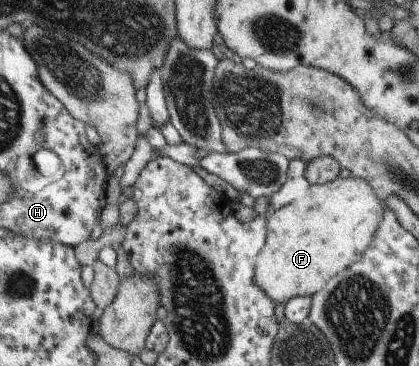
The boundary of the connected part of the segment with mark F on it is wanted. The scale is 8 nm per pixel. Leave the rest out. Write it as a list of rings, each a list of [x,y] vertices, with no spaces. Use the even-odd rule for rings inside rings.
[[[339,176],[329,183],[311,184],[304,196],[293,200],[291,203],[288,203],[279,209],[276,209],[275,212],[267,219],[266,242],[262,247],[258,255],[258,260],[255,264],[254,282],[258,285],[260,290],[263,290],[266,293],[266,296],[269,297],[269,299],[274,301],[275,305],[279,303],[287,303],[289,299],[297,296],[312,296],[313,294],[316,294],[321,287],[325,287],[325,283],[333,279],[339,271],[347,269],[349,265],[357,263],[357,259],[361,259],[361,255],[363,255],[363,253],[365,253],[365,249],[369,247],[374,233],[378,230],[379,224],[384,218],[385,210],[385,201],[382,201],[382,199],[376,194],[376,191],[373,189],[373,186],[370,186],[369,182],[362,180],[361,178],[356,178],[355,176],[341,178]]]

